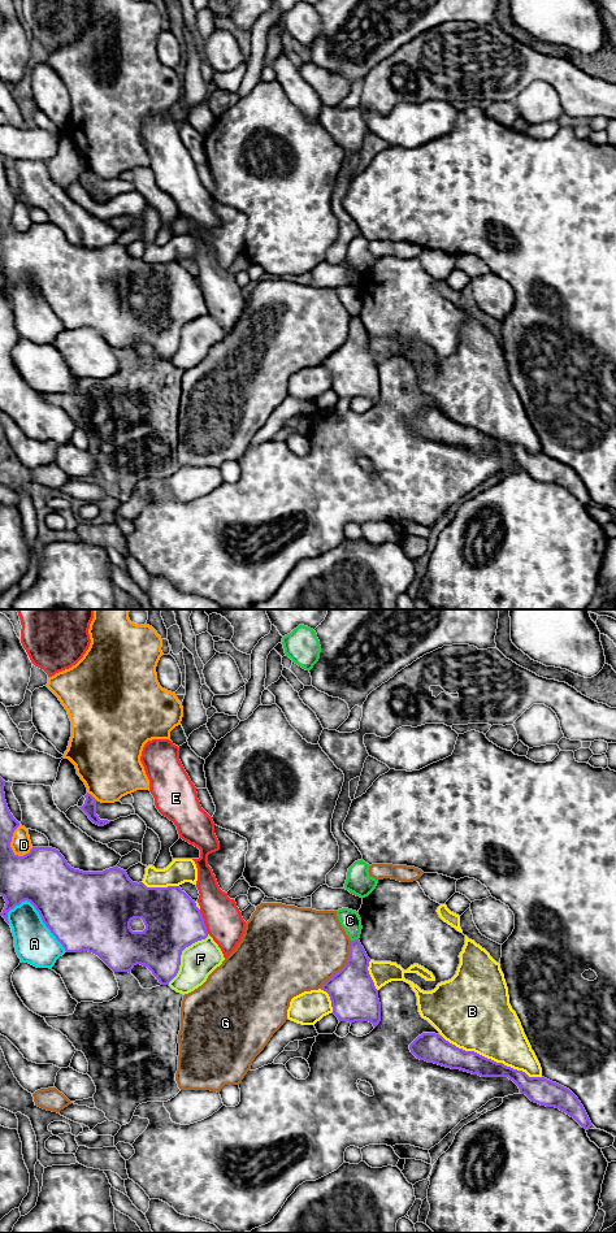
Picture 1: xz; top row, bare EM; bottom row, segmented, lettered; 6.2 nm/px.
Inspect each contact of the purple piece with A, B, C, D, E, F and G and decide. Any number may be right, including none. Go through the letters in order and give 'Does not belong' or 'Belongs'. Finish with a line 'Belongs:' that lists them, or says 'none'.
A: Does not belong
B: Does not belong
C: Does not belong
D: Does not belong
E: Does not belong
F: Does not belong
G: Does not belong
Belongs: none

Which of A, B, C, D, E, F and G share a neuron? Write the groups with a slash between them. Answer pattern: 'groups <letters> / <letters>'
groups A / B / C / D / E / F / G

